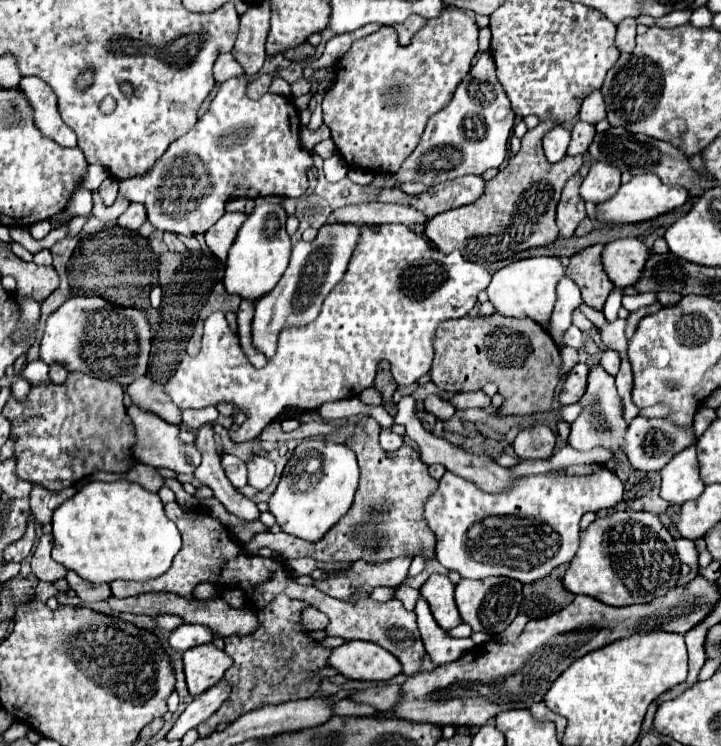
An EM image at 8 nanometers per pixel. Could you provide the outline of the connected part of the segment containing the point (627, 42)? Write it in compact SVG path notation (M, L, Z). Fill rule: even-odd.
M627 17L625 21L621 21L617 25L617 39L615 43L619 45L619 51L627 51L631 53L631 49L635 47L635 19Z

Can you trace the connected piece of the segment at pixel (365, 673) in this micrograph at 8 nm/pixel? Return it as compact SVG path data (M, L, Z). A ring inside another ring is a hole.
M345 641L331 651L329 667L347 679L387 681L401 673L401 663L383 647L369 641Z

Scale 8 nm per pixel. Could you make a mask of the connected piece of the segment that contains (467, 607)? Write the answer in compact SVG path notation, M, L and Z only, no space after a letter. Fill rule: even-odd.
M485 577L479 581L461 579L455 587L455 601L461 613L461 619L467 625L471 625L473 631L483 631L487 635L497 635L505 631L519 613L521 587L523 585L519 581L507 579L507 577Z

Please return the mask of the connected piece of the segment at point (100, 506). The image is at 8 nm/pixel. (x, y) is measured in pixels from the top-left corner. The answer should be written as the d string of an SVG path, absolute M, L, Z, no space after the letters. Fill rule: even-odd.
M93 481L77 491L71 499L61 503L53 513L53 559L75 571L81 579L99 585L111 583L115 579L131 579L131 581L149 581L163 575L177 551L181 549L181 533L177 525L165 517L163 503L157 493L149 493L141 485L131 481Z

